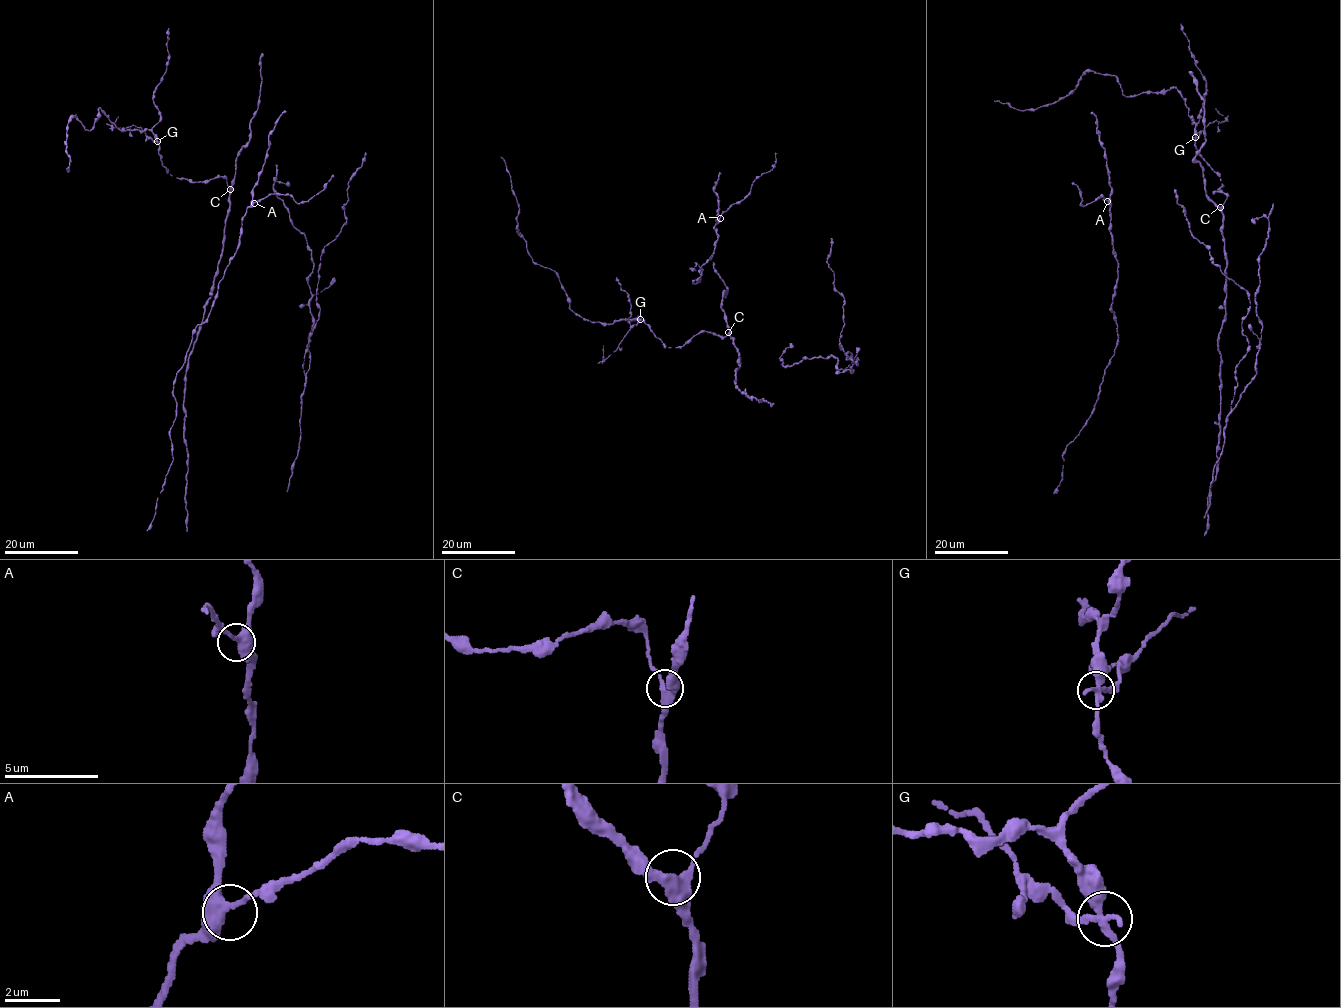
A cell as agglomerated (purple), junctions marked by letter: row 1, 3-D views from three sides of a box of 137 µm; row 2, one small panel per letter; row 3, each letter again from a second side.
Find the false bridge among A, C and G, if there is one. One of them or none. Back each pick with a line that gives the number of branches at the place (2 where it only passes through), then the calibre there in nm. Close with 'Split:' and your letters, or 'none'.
G: 3 | 300 nm
Split: G

